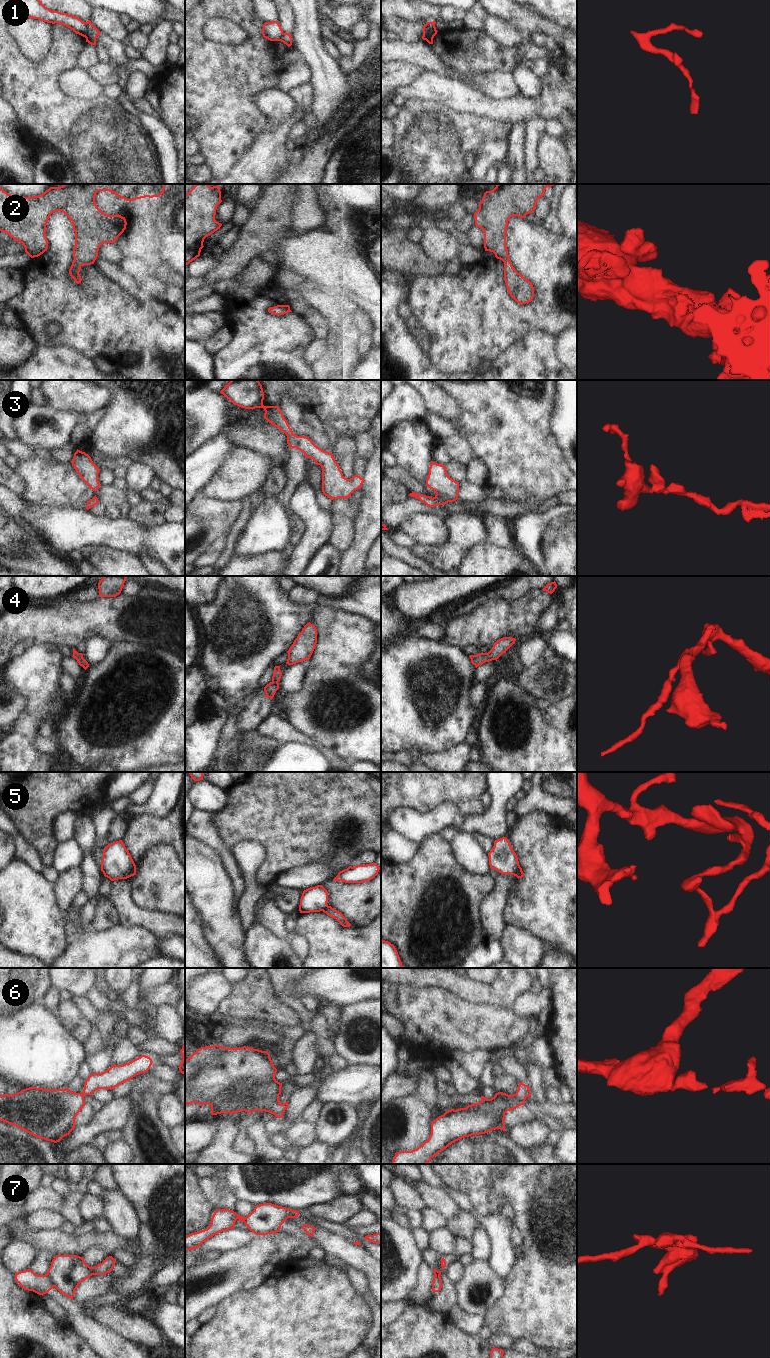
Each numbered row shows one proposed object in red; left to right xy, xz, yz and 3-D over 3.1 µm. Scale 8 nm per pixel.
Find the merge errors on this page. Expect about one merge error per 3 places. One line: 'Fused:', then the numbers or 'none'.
Fused: 1, 5, 7

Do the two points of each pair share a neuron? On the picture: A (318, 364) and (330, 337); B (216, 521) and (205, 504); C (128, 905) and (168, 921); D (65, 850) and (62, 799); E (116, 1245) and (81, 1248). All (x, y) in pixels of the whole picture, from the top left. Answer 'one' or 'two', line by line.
A: one
B: one
C: one
D: two
E: one

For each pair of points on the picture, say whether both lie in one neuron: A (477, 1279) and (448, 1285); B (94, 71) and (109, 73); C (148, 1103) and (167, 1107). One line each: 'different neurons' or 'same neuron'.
A: different neurons
B: same neuron
C: different neurons

